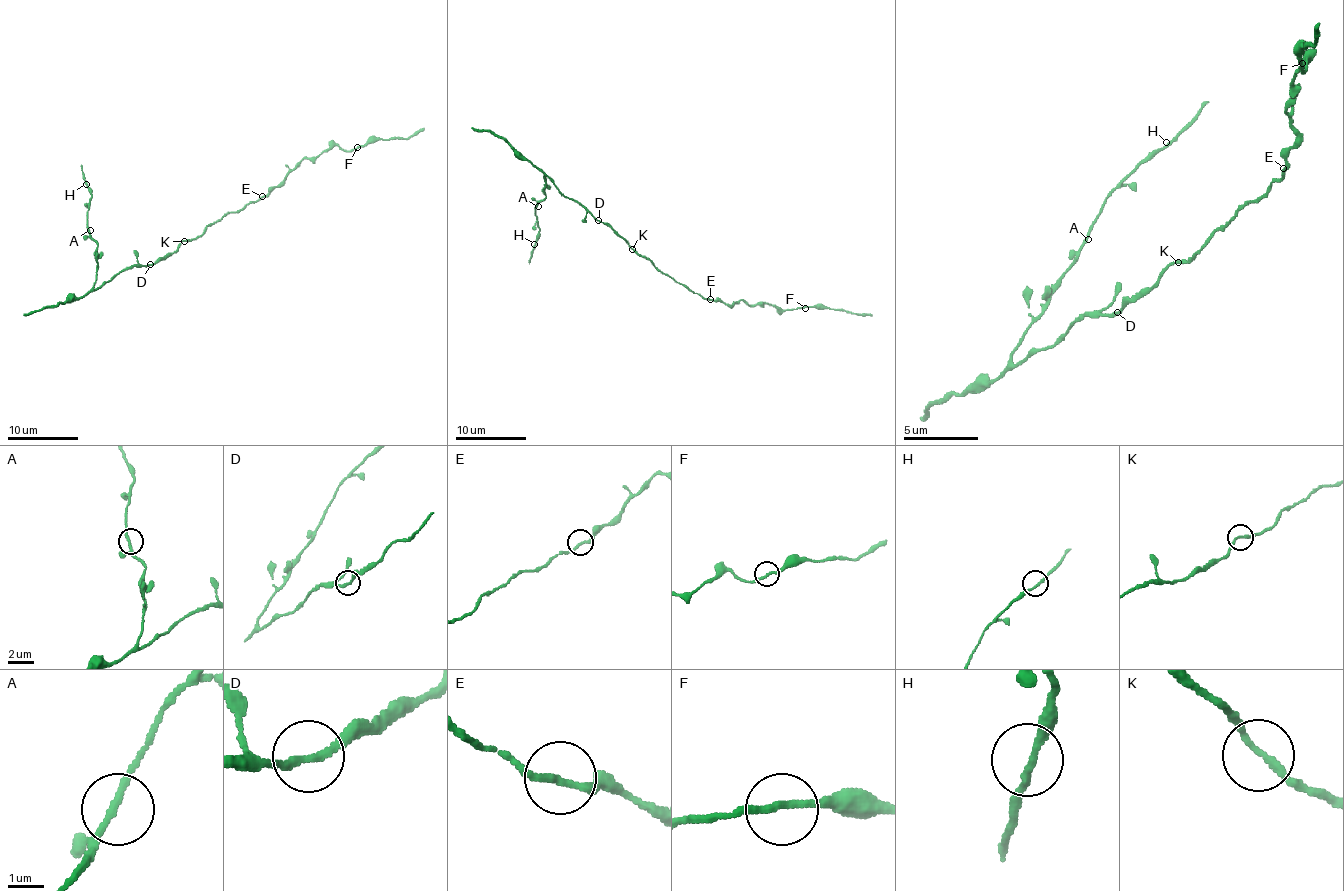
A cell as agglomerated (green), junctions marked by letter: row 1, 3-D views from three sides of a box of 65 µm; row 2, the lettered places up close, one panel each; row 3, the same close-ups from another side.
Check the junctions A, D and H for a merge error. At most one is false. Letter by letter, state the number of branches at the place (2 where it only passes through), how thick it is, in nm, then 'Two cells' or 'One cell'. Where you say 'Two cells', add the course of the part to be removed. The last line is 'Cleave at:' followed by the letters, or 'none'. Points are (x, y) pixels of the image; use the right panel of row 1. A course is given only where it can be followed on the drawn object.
A: Branches: 2. Thickness 190 nm. One cell
D: Branches: 2. Thickness 180 nm. Two cells. Course of the part to remove: (1118, 311), (1283, 175), (1294, 142), (1287, 108), (1305, 59), (1305, 70), (1302, 48), (1320, 22)
H: Branches: 2. Thickness 190 nm. One cell
Cleave at: D

